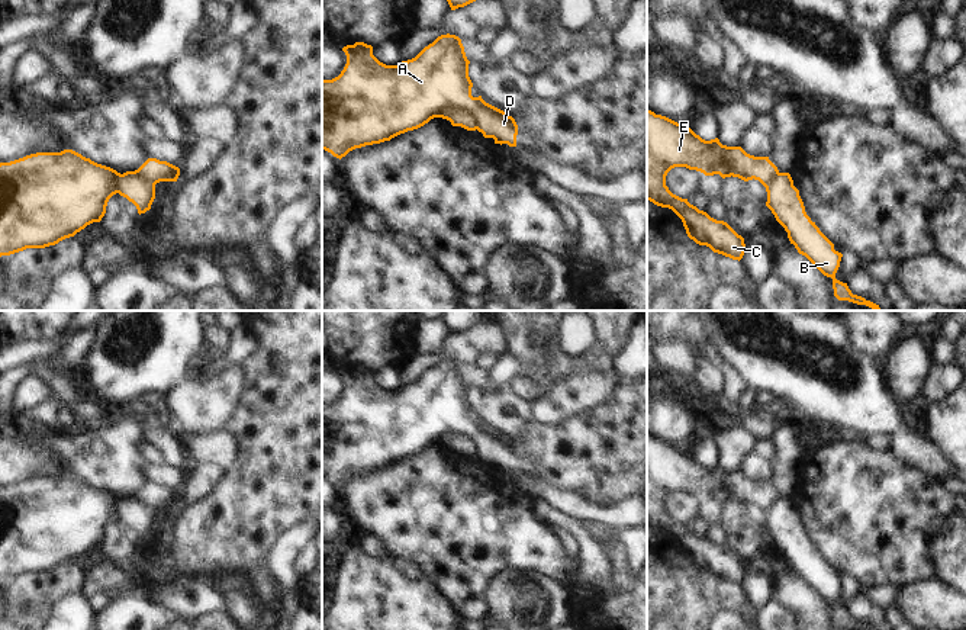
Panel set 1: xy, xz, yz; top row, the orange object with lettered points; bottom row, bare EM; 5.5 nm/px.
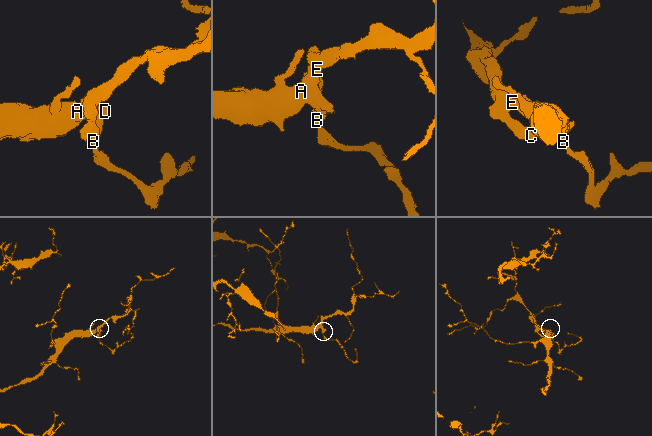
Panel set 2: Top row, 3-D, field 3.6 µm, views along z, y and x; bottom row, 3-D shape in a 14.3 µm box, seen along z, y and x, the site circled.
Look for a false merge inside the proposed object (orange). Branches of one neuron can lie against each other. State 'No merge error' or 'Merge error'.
Merge error

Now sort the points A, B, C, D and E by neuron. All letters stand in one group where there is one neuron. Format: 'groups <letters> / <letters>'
groups A C D E / B

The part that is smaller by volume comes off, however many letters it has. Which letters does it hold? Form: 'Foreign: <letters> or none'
Foreign: B

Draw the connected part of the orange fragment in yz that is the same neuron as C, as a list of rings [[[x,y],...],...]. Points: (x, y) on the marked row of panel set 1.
[[[647,109],[647,200],[672,209],[696,244],[740,261],[746,251],[744,238],[727,222],[711,218],[669,190],[666,176],[674,167],[705,176],[719,174],[722,179],[754,179],[764,187],[779,173],[777,167],[769,157],[754,157],[741,147],[722,145],[718,138],[705,141],[689,123],[677,123]]]

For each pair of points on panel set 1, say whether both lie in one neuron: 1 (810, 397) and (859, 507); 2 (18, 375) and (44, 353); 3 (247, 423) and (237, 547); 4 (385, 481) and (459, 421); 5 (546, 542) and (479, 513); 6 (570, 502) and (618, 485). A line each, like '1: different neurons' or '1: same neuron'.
1: different neurons
2: different neurons
3: same neuron
4: different neurons
5: same neuron
6: different neurons

